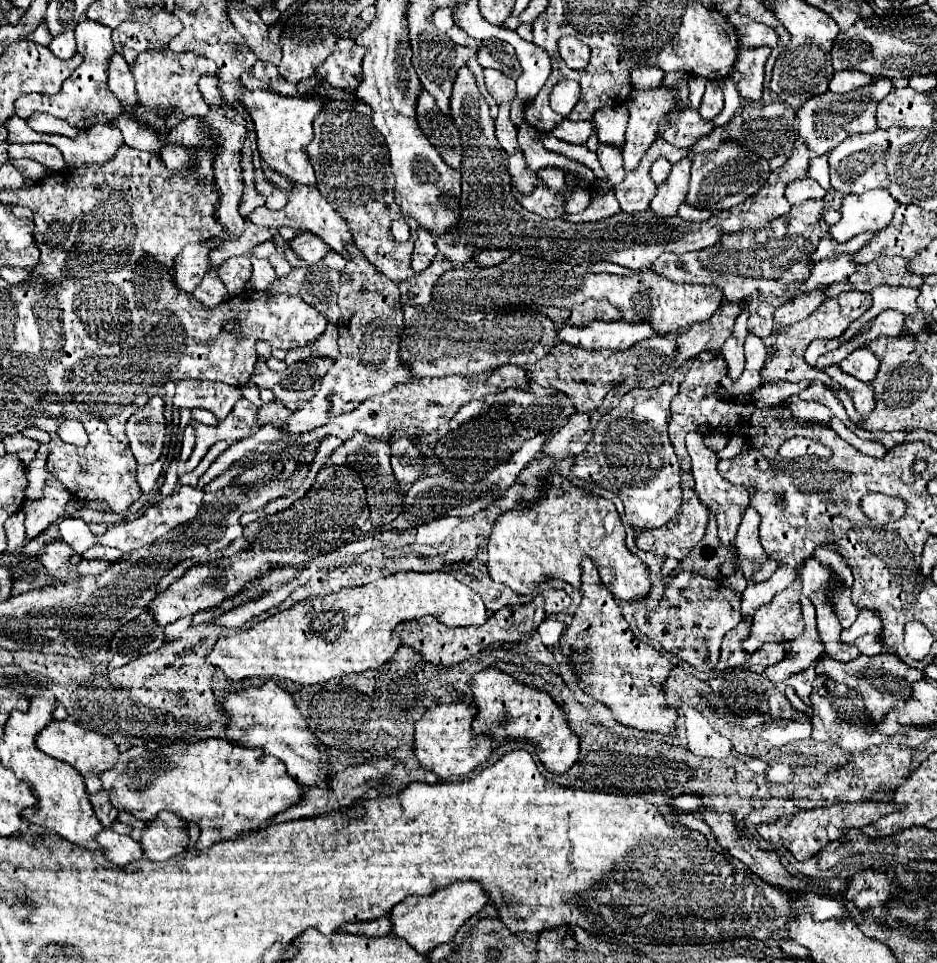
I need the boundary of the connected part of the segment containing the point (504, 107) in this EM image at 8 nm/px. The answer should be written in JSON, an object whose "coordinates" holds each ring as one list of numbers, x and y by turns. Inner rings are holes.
{"coordinates":[[502,102,499,105,499,117,497,117,497,121,495,121,495,135,497,135,497,139,499,139,499,145,511,155,511,153,515,153,515,149,517,149,517,129,515,129,515,125,511,123,510,118,510,102]]}

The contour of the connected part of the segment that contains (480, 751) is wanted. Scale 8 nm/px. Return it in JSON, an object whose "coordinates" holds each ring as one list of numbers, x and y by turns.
{"coordinates":[[465,703,431,705,423,717,415,721,413,751,425,771,433,771,441,781,457,781,489,759,493,751,491,739,487,735,475,735,471,729,475,713,475,707]]}

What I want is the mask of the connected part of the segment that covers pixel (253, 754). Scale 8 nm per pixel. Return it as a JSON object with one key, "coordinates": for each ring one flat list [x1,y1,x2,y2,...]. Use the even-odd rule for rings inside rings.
{"coordinates":[[207,739,193,745,165,745,159,749,137,745,123,751,115,767,99,775,99,779,111,801,117,801,117,811,143,811,143,821,155,819,159,811,173,811,181,819,197,823,201,829,201,841,197,841,195,847,199,849,205,849,219,839,235,839,235,835,261,827,279,811,293,807,305,791,287,775,282,761,264,754,259,748,248,749,227,739]]}

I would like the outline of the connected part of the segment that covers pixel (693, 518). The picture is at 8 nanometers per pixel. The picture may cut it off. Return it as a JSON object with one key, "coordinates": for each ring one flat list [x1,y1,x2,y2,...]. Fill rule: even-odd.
{"coordinates":[[685,495,675,519,659,529,643,529,635,537,635,545,641,551,681,561,703,539,707,525,705,513,707,511,699,503,697,495]]}

